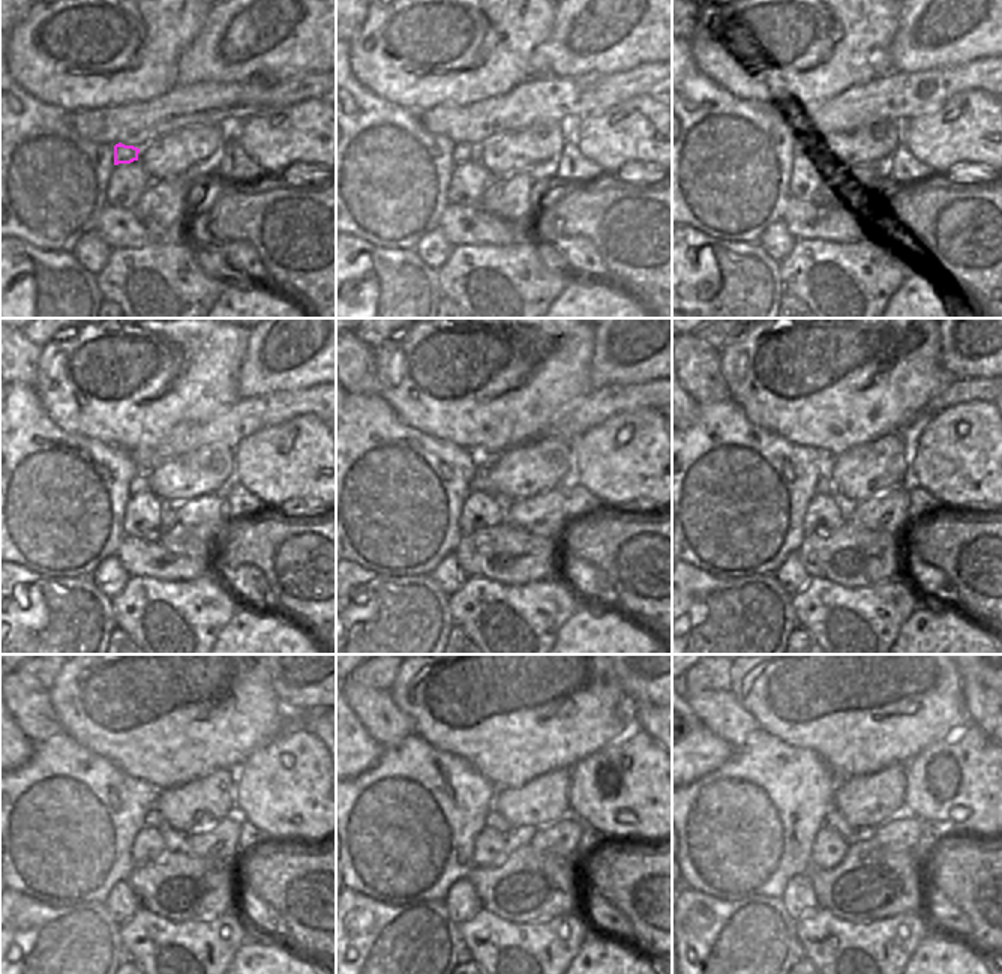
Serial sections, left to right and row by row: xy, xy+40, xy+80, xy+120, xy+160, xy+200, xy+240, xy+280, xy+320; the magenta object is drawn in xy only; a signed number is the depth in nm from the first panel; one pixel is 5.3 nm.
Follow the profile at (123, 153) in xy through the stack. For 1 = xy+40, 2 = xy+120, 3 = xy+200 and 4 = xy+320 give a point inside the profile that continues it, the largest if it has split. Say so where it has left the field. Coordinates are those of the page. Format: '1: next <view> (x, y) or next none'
1: next xy+40 (462, 152)
2: next xy+120 (141, 482)
3: next xy+200 (825, 485)
4: next xy+320 (833, 820)

